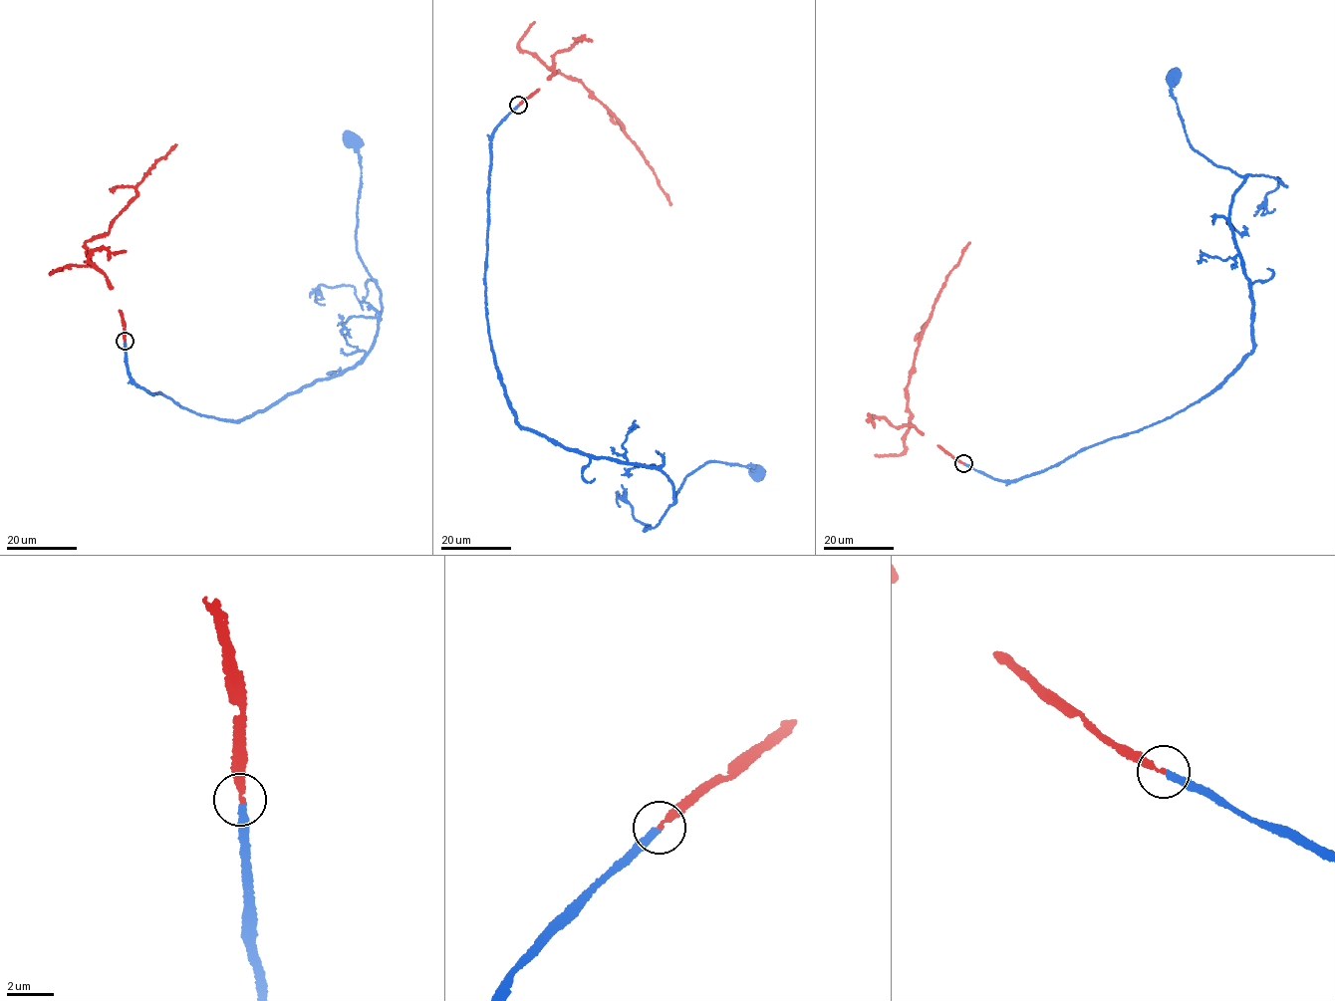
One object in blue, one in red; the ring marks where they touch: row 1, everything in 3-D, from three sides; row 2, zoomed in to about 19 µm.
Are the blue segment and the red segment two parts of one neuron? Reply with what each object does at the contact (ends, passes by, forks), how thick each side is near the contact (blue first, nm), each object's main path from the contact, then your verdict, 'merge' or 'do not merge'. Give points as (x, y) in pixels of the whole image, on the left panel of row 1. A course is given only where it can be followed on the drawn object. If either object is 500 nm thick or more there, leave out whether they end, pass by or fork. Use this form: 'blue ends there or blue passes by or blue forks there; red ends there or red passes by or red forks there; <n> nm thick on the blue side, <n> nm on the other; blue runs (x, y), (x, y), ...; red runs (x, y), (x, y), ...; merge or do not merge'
blue ends there; red ends there; 320 nm thick on the blue side, 240 nm on the other; blue runs (125, 342), (136, 385), (236, 423), (354, 367), (370, 349), (382, 304), (357, 251), (361, 172), (352, 138); red runs (125, 341), (123, 319), (86, 242), (107, 233), (134, 196), (143, 174), (175, 144); merge

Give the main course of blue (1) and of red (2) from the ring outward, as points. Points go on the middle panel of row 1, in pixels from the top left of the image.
1: (518, 105), (490, 144), (484, 277), (516, 421), (661, 470), (675, 498), (709, 462), (758, 471)
2: (518, 106), (553, 74), (552, 70), (557, 74), (575, 78), (620, 121), (670, 205)

